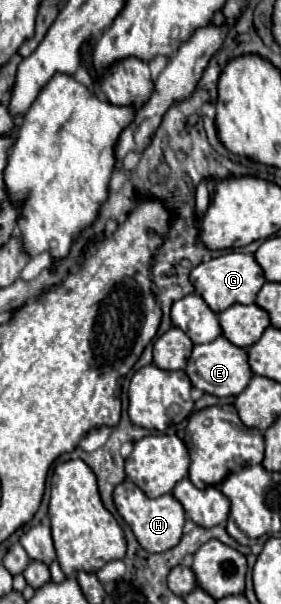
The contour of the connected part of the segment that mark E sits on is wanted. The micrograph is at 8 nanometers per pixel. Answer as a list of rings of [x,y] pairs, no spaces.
[[[218,336],[214,342],[194,346],[194,350],[188,358],[188,364],[186,364],[186,374],[194,388],[198,388],[206,394],[218,396],[218,398],[238,396],[252,380],[252,370],[248,366],[246,352],[242,348],[234,346],[232,342],[228,342],[224,336]]]

